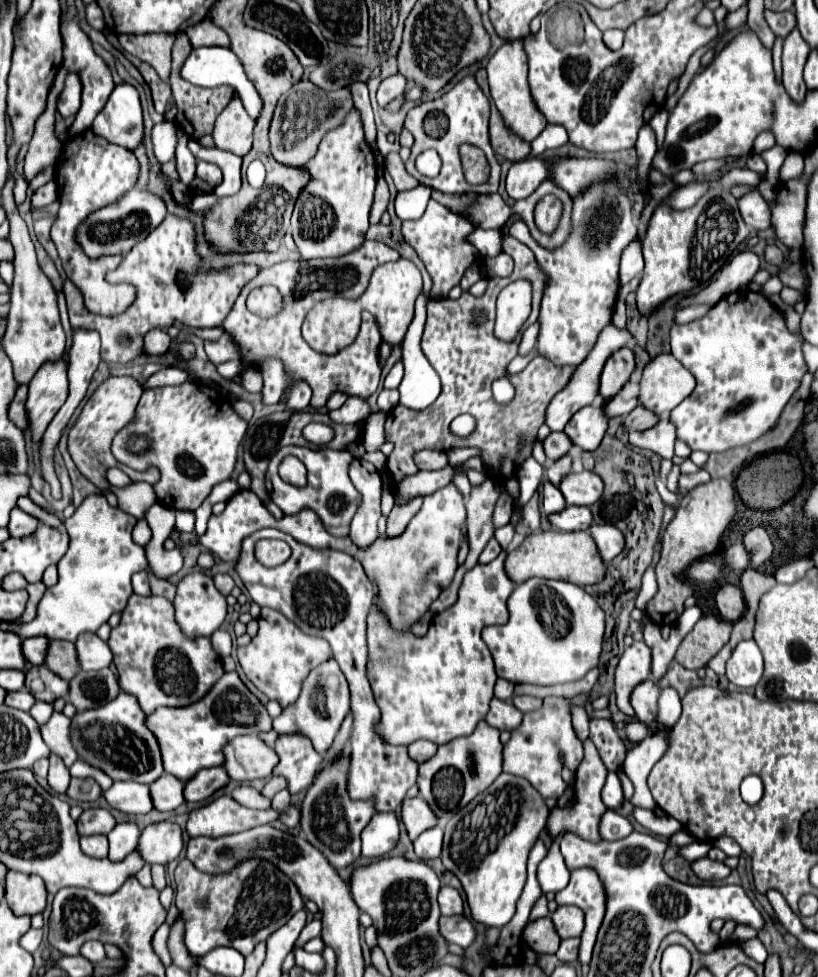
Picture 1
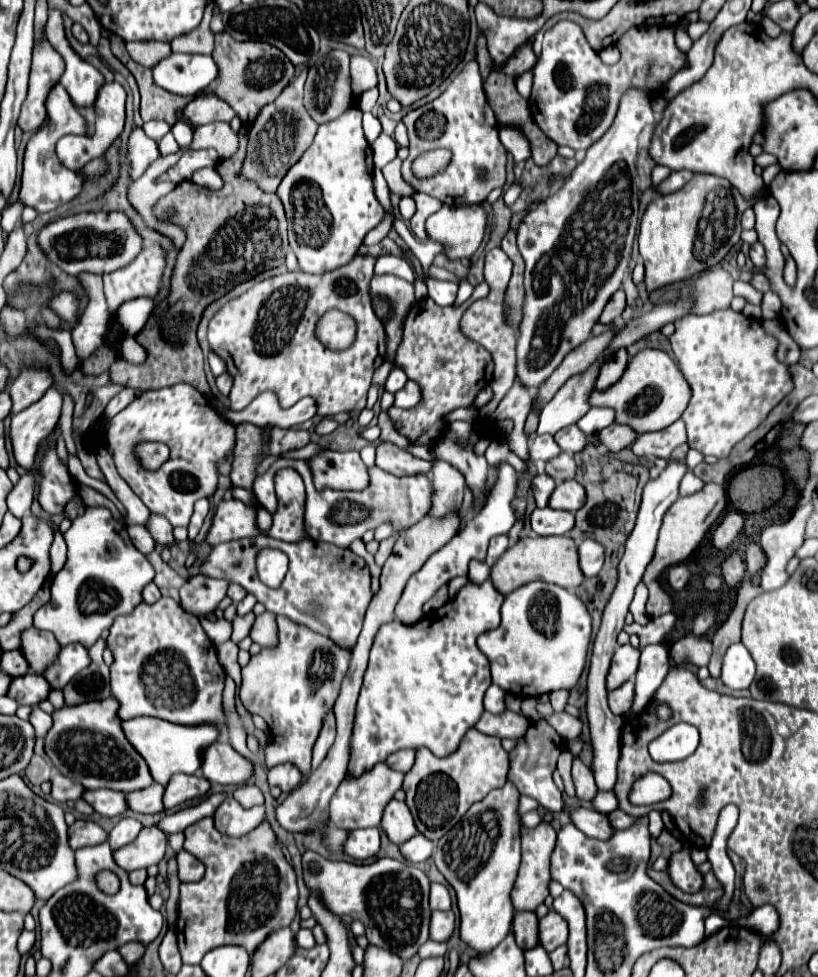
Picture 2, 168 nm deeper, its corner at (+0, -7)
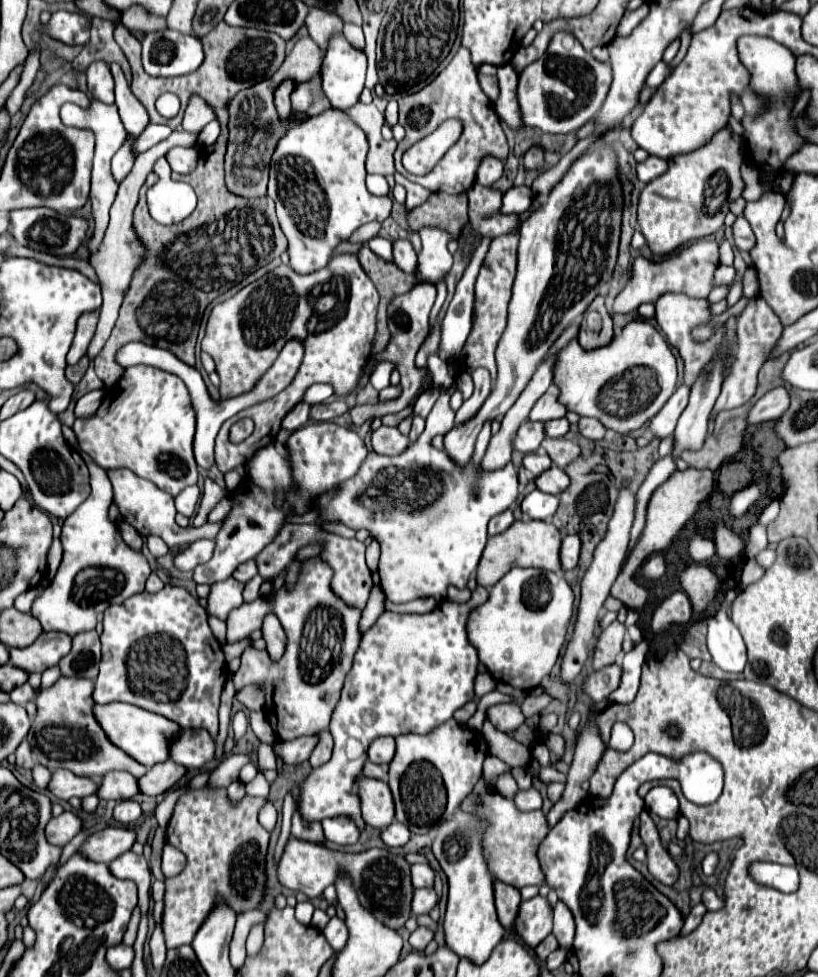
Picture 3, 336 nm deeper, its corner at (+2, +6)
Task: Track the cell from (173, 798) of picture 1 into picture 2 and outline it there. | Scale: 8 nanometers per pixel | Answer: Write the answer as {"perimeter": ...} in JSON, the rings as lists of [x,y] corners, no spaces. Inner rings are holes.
{"perimeter":[[[154,783],[152,787],[126,793],[126,805],[134,813],[162,813],[162,785]]]}

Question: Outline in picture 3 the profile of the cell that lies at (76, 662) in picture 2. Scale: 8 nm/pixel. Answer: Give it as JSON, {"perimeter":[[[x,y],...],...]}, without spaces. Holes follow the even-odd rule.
{"perimeter":[[[44,632],[28,648],[10,648],[10,662],[26,672],[38,672],[56,666],[72,648],[72,636]]]}

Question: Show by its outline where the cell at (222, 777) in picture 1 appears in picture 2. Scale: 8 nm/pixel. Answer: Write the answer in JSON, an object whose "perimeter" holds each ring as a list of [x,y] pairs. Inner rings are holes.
{"perimeter":[[[184,773],[172,775],[164,787],[164,797],[162,797],[164,809],[172,809],[180,803],[202,797],[208,793],[208,789],[210,783],[202,779],[202,775],[184,775]]]}

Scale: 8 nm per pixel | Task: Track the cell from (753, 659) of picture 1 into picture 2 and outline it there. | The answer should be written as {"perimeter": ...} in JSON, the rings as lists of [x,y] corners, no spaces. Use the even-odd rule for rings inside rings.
{"perimeter":[[[742,643],[728,647],[722,661],[722,683],[730,689],[748,689],[756,673],[756,663]]]}

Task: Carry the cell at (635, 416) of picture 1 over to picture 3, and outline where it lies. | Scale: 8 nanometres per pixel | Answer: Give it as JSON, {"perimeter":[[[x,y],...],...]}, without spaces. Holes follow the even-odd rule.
{"perimeter":[[[582,418],[580,420],[580,432],[590,440],[602,440],[606,436],[608,428],[600,426],[600,422],[596,422],[596,418]]]}

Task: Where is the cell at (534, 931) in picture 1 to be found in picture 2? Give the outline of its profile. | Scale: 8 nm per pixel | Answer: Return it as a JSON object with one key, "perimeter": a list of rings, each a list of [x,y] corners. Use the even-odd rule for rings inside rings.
{"perimeter":[[[516,911],[512,919],[512,933],[520,949],[538,945],[538,917],[532,911]]]}

